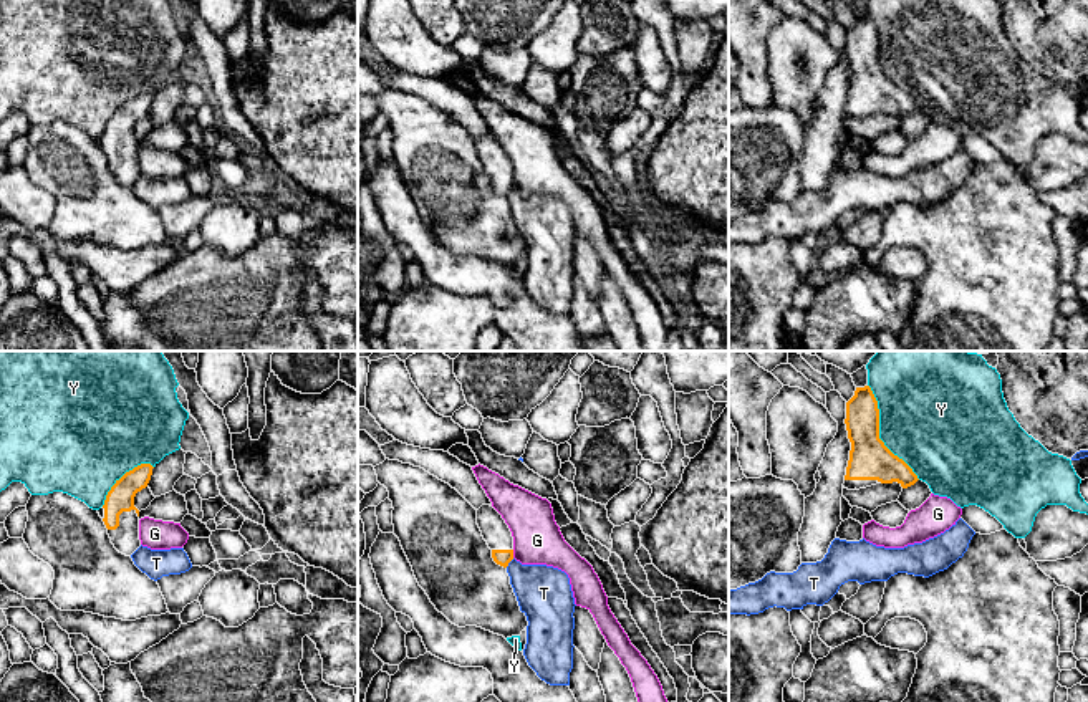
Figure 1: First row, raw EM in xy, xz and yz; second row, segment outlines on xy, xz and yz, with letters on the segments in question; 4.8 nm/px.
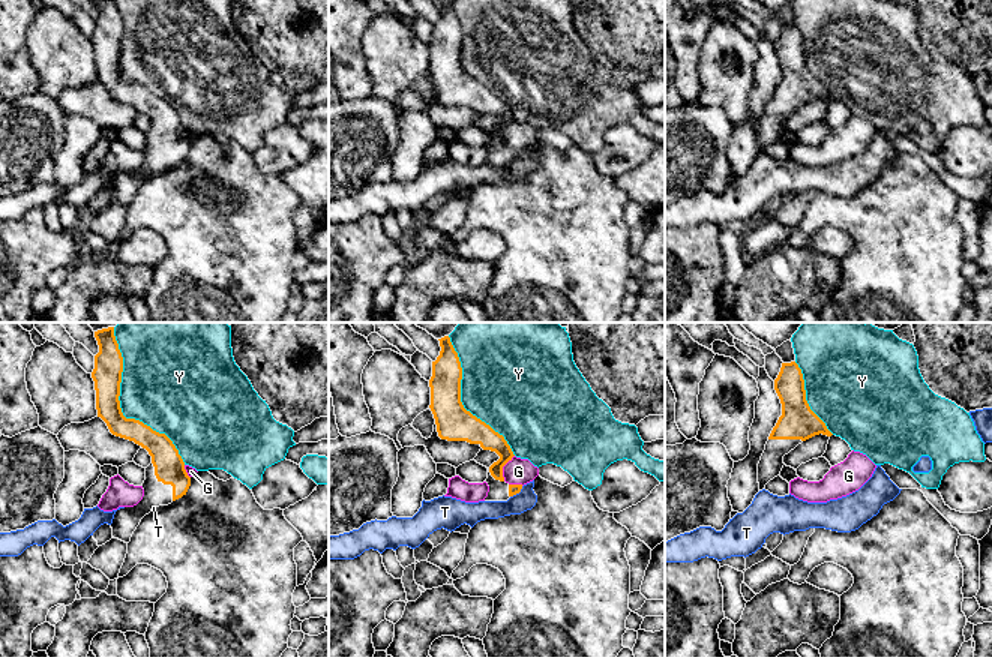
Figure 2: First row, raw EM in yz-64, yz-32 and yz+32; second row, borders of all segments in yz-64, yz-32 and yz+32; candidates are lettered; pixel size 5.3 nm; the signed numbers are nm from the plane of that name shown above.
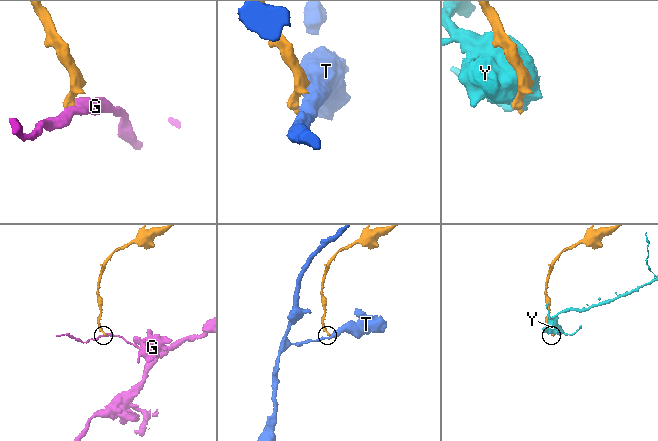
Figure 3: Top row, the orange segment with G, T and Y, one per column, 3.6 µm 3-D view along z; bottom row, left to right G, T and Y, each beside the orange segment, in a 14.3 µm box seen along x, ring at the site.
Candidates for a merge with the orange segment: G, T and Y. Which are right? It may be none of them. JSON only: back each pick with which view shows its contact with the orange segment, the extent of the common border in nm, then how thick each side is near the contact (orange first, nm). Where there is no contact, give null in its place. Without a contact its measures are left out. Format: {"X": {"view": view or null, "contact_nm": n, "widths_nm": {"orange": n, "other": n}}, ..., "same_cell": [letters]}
{"same_cell": []}

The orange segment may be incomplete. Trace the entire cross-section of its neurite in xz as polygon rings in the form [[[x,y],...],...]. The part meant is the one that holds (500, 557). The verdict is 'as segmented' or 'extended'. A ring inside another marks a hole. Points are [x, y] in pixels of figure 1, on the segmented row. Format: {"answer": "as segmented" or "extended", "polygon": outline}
{"answer": "extended", "polygon": [[[482,505],[477,510],[477,525],[492,550],[493,561],[507,568],[513,560],[513,536],[502,515],[493,507]]]}

